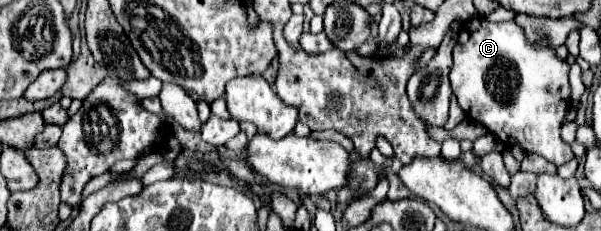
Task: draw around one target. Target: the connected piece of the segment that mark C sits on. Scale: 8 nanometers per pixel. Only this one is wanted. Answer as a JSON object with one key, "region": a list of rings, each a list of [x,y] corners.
{"region":[[[486,17],[468,19],[458,33],[450,85],[466,117],[484,125],[506,147],[518,145],[526,153],[538,153],[556,167],[572,159],[572,149],[560,139],[562,119],[570,101],[570,65],[556,55],[548,37],[538,43],[526,39],[514,21],[492,23]]]}

